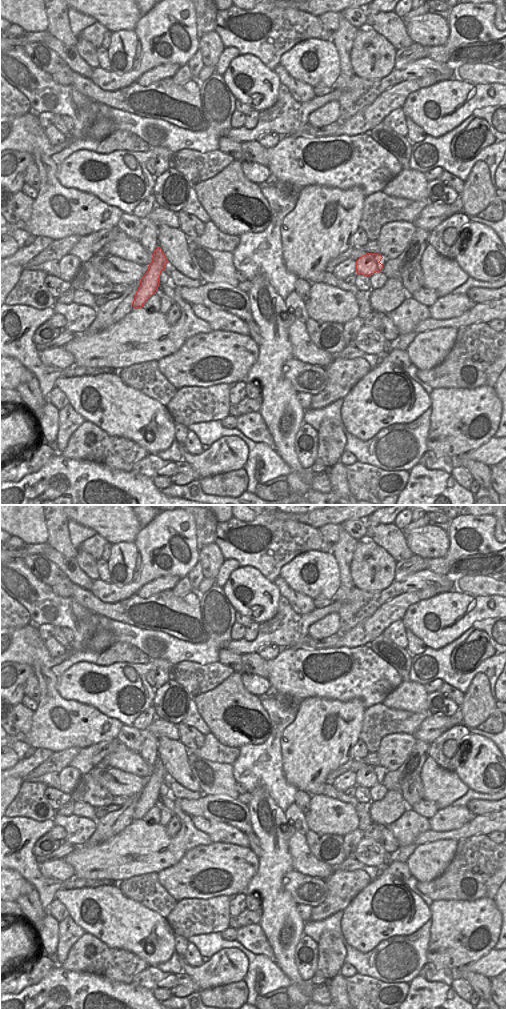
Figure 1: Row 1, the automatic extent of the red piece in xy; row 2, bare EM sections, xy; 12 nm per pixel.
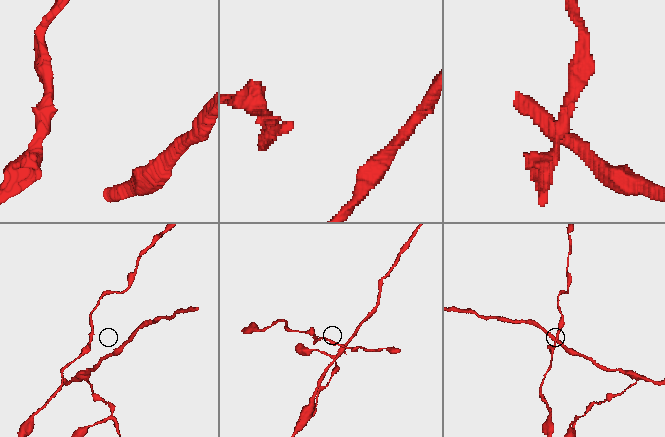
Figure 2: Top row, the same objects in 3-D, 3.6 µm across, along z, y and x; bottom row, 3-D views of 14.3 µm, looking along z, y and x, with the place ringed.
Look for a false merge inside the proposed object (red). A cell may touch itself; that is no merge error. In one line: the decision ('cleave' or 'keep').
keep

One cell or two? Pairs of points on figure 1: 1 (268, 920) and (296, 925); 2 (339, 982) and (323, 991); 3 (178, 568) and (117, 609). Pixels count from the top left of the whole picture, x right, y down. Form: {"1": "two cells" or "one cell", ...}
{"1": "one cell", "2": "two cells", "3": "two cells"}

